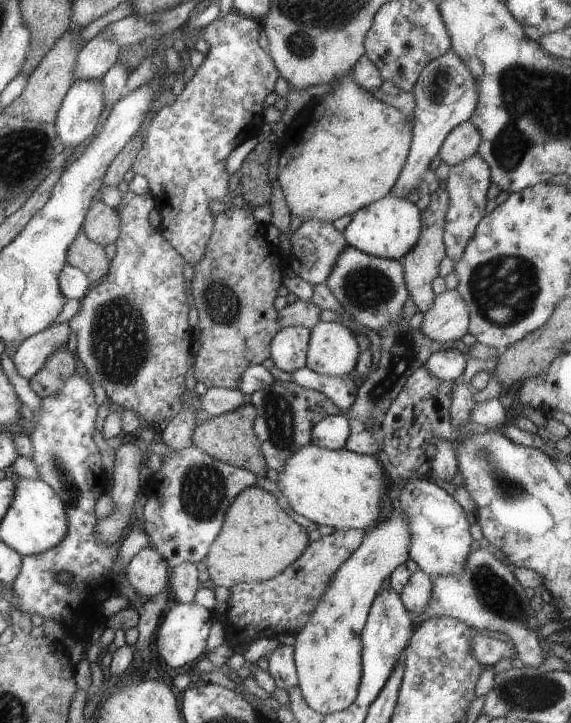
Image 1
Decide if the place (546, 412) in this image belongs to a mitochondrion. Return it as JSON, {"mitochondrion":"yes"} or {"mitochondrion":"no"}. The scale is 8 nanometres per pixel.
{"mitochondrion":"no"}

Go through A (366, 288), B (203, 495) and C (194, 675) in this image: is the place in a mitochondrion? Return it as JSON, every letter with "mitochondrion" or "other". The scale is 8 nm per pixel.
{"A":"mitochondrion","B":"mitochondrion","C":"other"}

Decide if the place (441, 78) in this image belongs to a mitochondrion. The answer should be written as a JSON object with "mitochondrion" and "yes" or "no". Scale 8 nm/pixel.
{"mitochondrion":"yes"}

